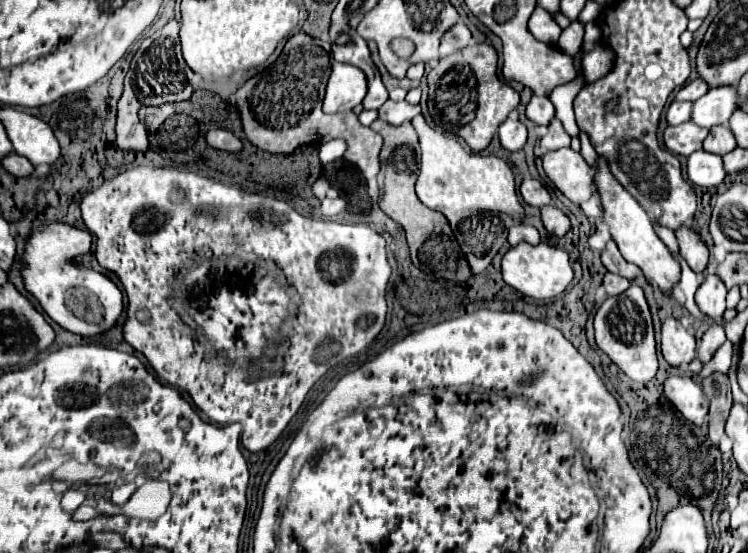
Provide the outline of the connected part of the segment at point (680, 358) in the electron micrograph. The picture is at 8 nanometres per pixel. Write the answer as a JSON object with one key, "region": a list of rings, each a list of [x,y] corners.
{"region":[[[676,319],[662,323],[662,355],[678,369],[684,369],[696,357],[696,339]]]}

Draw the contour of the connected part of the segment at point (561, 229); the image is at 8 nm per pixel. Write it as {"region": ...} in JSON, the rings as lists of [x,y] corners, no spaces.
{"region":[[[544,205],[544,207],[540,207],[540,213],[542,213],[542,223],[548,229],[548,233],[562,237],[570,229],[570,219],[558,207]]]}

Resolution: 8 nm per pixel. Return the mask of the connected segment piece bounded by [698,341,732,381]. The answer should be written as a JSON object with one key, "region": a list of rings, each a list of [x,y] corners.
{"region":[[[724,341],[724,343],[714,351],[712,359],[704,365],[704,369],[698,374],[700,380],[702,381],[715,371],[718,371],[718,373],[728,373],[730,357],[732,357],[732,343],[730,343],[730,341]]]}

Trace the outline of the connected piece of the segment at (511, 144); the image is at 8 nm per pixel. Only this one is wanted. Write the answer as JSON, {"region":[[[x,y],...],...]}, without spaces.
{"region":[[[514,117],[506,119],[500,125],[498,133],[500,133],[502,147],[508,149],[508,151],[520,151],[524,147],[524,143],[526,143],[526,127]]]}

